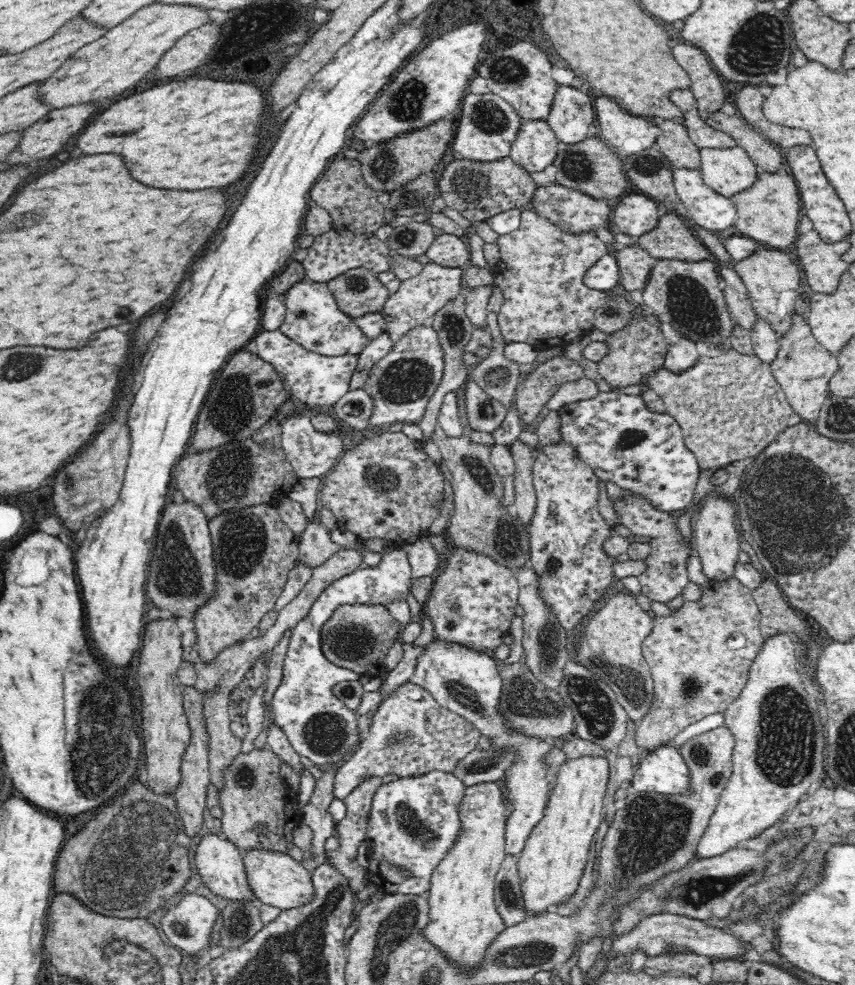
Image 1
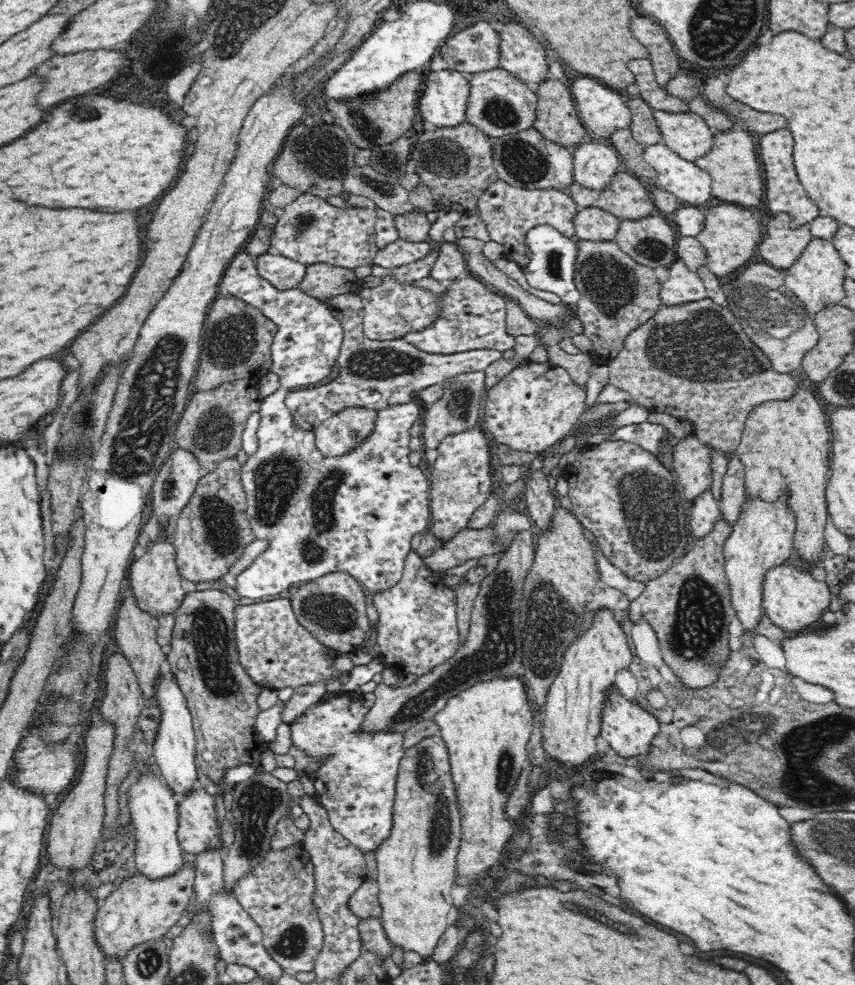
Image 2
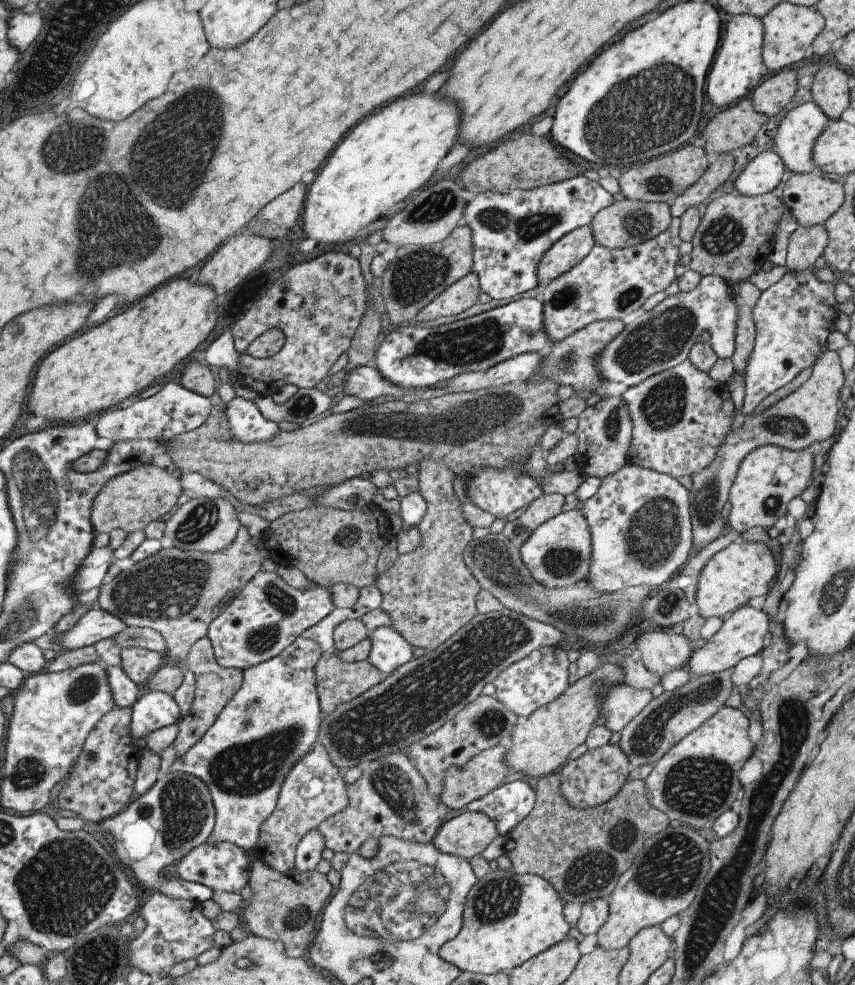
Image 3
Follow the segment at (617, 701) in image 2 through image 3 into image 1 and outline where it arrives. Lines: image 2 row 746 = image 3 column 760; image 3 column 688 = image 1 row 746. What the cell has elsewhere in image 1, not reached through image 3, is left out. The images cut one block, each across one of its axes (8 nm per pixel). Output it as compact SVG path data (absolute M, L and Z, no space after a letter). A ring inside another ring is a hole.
M661 745L645 752L639 766L631 780L633 792L680 795L689 791L689 769L678 748Z

